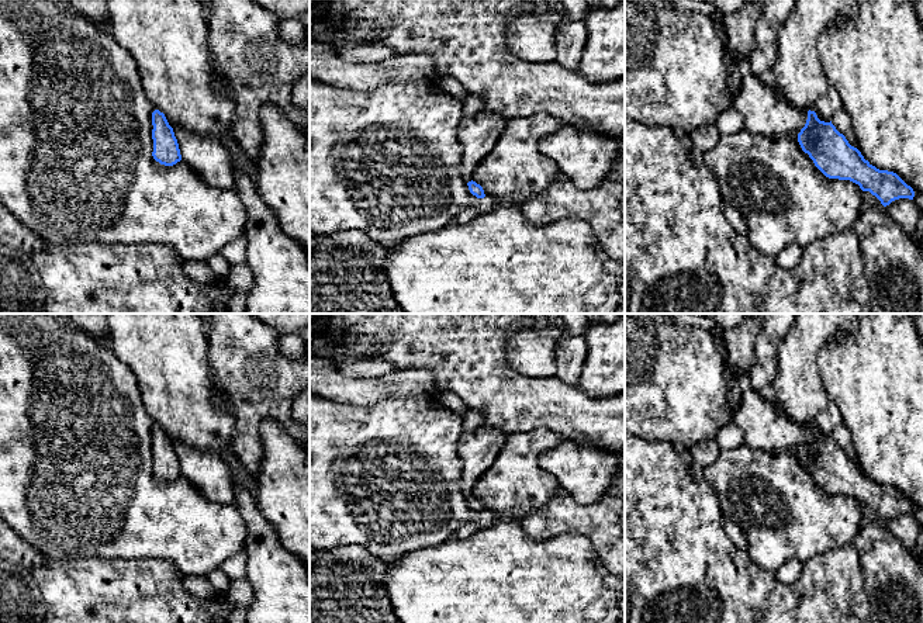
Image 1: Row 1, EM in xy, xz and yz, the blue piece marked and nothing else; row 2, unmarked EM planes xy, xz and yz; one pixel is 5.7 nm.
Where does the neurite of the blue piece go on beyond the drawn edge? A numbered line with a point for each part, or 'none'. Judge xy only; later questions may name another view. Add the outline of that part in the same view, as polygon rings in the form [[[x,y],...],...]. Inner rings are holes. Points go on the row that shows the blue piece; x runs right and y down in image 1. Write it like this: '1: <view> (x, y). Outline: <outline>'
none

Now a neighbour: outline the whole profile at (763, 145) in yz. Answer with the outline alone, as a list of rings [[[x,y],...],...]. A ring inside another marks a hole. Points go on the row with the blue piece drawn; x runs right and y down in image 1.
[[[746,129],[734,135],[722,135],[718,146],[704,153],[704,163],[715,172],[722,197],[744,219],[751,246],[774,259],[789,245],[805,248],[813,240],[853,229],[861,214],[860,186],[850,180],[826,177],[802,150],[798,134],[785,139],[774,139]]]

